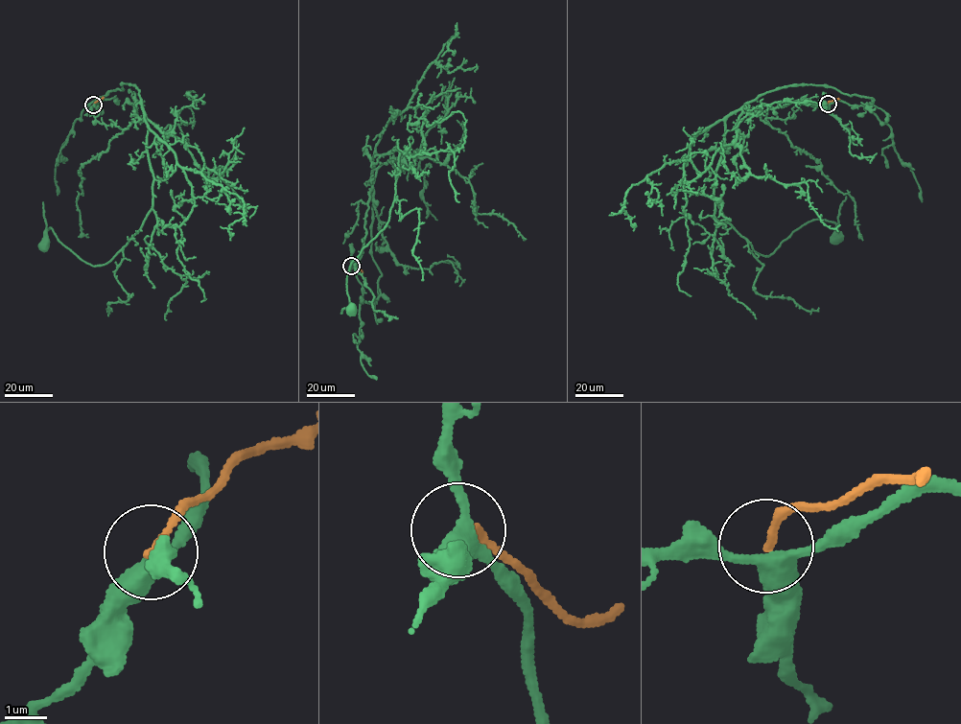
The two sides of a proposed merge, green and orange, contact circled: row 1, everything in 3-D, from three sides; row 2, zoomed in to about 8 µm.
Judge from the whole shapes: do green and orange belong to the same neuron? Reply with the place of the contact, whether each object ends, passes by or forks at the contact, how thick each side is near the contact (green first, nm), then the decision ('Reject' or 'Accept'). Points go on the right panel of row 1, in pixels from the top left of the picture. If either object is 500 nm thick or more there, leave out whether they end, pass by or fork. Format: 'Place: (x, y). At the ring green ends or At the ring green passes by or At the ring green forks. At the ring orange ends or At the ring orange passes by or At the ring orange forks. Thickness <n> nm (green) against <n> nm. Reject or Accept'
Place: (828, 104). At the ring green forks. At the ring orange ends. Thickness 360 nm (green) against 180 nm. Reject

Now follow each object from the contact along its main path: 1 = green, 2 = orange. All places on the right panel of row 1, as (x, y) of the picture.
1: (828, 104), (873, 102), (785, 85), (735, 110), (714, 199), (762, 255), (815, 220), (833, 221), (837, 238)
2: (828, 104), (839, 99)

